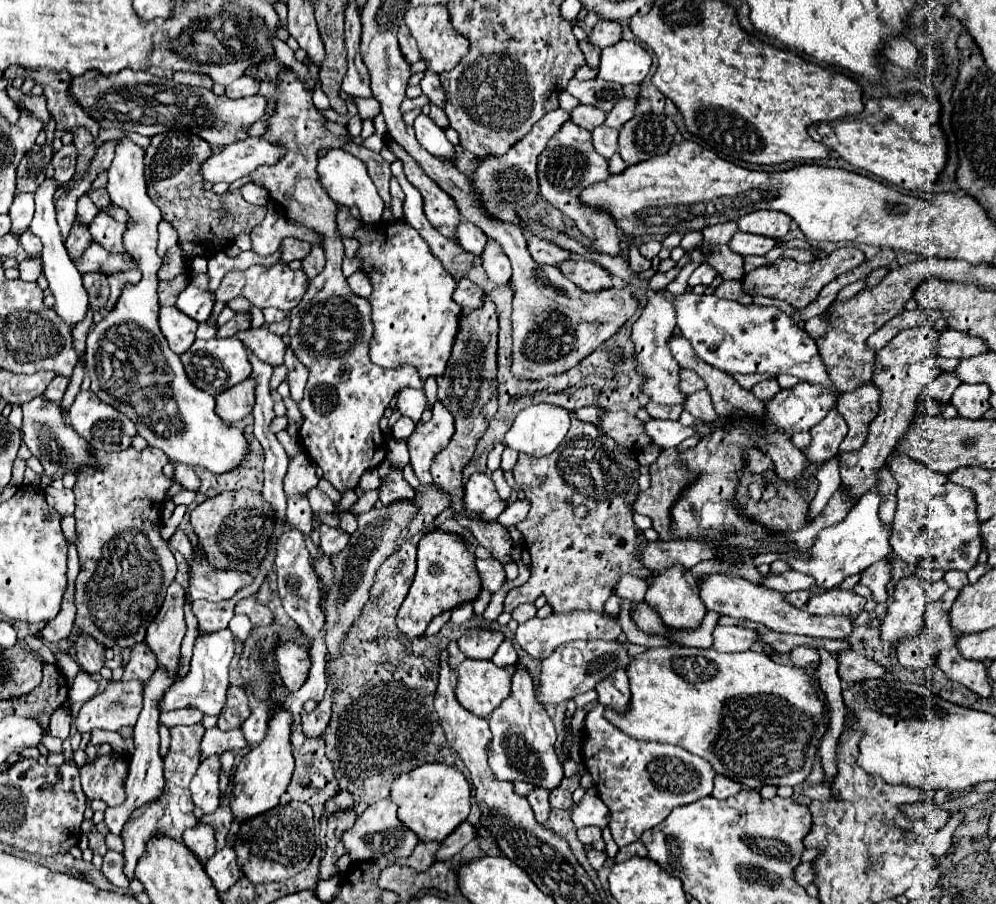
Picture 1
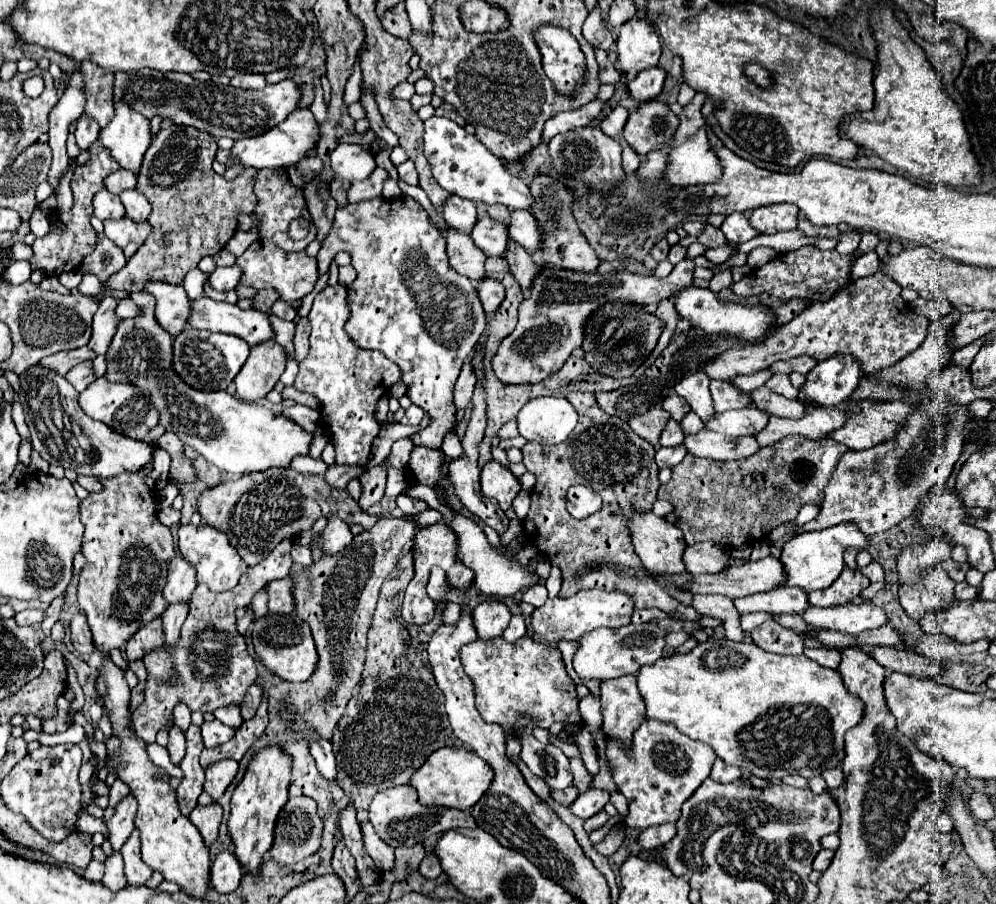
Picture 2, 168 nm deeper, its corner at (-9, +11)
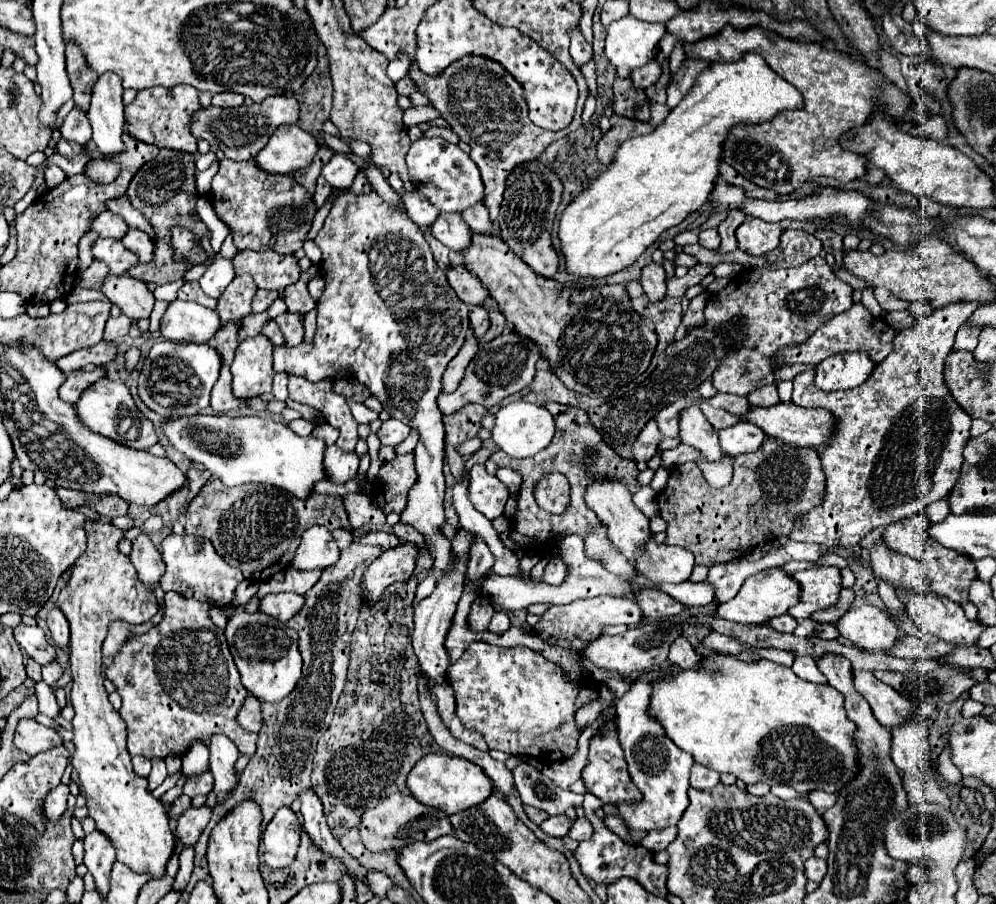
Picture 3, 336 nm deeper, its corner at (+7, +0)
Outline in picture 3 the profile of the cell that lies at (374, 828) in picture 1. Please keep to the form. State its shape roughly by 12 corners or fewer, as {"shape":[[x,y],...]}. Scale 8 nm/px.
{"shape":[[400,792],[366,810],[370,852],[450,834],[446,812]]}

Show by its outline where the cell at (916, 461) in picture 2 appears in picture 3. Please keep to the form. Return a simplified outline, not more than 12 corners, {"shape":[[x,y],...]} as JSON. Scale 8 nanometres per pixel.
{"shape":[[978,306],[898,332],[836,422],[790,540],[848,548],[946,498],[972,418],[942,370]]}

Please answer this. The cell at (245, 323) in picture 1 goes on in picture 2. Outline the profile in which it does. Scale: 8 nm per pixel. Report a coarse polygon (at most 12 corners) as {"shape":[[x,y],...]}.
{"shape":[[262,289],[252,307],[268,313],[278,299],[278,291]]}

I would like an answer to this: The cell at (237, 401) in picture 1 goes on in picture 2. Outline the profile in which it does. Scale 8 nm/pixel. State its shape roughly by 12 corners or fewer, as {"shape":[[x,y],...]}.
{"shape":[[276,341],[252,347],[236,375],[236,397],[258,401],[286,369]]}

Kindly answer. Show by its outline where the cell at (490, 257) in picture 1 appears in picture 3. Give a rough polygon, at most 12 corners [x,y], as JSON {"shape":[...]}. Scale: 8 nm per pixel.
{"shape":[[438,214],[430,232],[454,252],[468,248],[472,230],[460,214]]}

